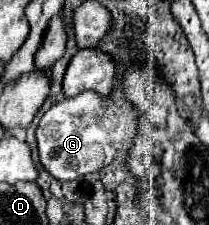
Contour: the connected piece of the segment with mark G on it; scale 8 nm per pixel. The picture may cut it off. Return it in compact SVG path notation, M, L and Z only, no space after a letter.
M84 91L72 99L52 105L40 119L36 143L42 167L58 181L74 181L106 167L120 149L126 135L136 131L136 111L128 105L112 103L94 91Z

